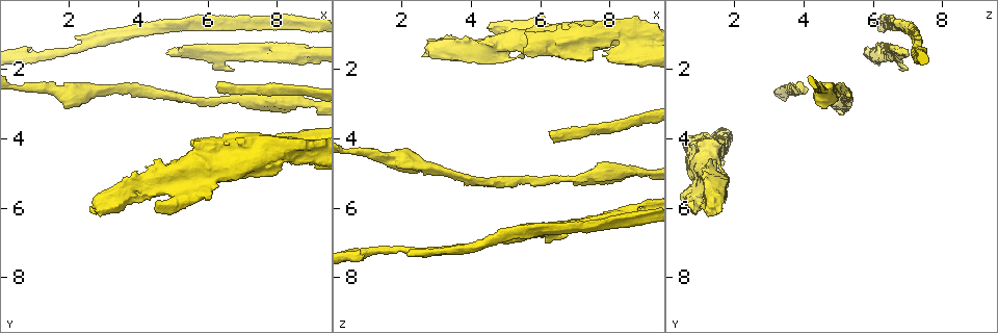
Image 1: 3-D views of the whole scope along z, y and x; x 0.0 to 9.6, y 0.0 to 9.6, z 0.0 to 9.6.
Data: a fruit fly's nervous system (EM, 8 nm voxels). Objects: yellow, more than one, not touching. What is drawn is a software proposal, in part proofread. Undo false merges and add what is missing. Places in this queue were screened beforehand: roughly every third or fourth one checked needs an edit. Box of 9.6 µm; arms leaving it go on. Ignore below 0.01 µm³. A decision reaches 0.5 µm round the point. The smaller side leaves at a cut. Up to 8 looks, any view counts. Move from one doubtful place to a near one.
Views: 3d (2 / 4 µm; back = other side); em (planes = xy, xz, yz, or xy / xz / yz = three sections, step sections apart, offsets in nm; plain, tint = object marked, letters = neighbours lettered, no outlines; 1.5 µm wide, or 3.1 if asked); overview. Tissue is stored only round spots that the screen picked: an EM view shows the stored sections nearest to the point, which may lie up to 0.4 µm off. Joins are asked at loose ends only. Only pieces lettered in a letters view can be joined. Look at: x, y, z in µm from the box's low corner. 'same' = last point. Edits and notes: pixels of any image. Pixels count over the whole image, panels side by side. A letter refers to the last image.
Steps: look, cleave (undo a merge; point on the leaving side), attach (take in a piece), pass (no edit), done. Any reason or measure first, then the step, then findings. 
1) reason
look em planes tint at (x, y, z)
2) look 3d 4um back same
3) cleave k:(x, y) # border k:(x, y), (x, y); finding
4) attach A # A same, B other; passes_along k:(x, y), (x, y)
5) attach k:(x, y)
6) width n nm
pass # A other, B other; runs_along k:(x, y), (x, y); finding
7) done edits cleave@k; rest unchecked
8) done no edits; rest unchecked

an open end
look em planes letters at (4.80, 1.60, 6.85)

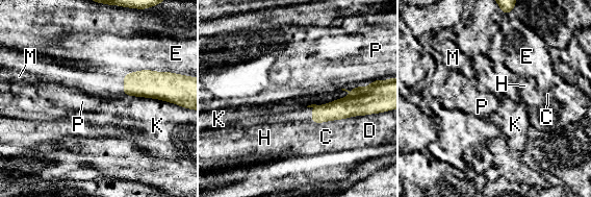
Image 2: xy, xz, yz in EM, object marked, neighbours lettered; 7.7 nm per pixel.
pass # C other, D other, E other, H other, K other, M other, P other; no lettered piece goes on from it

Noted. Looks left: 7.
an open end
look em planes letters at (6.30, 2.60, 3.95)

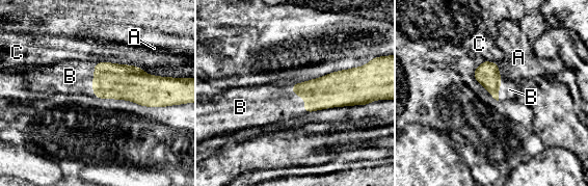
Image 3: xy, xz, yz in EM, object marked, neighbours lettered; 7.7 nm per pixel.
attach B # A other, B same, C other; passes_along 3:(115, 81), (94, 79), (70, 76); the neuron continues

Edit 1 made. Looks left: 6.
done edits attach@3; rest unchecked

